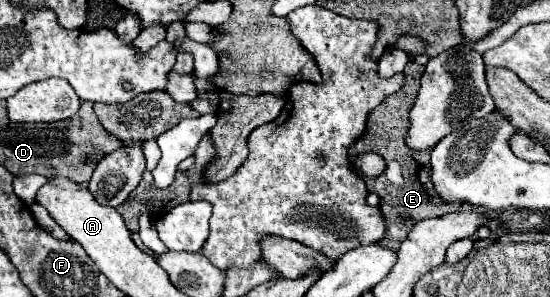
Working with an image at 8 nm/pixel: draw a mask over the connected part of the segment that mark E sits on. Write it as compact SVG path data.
M410 62L404 68L404 84L402 88L388 96L378 108L374 108L368 116L364 134L348 148L350 156L358 156L360 152L376 152L384 156L386 170L378 178L364 178L368 192L374 192L380 196L380 212L386 218L386 232L384 238L378 242L384 248L398 250L400 244L406 240L406 234L414 228L418 220L426 218L438 218L448 212L458 212L462 208L462 202L444 202L432 184L432 170L430 170L430 150L414 150L406 144L406 134L410 128L410 108L414 106L414 98L420 88L420 76L424 72L424 66Z

